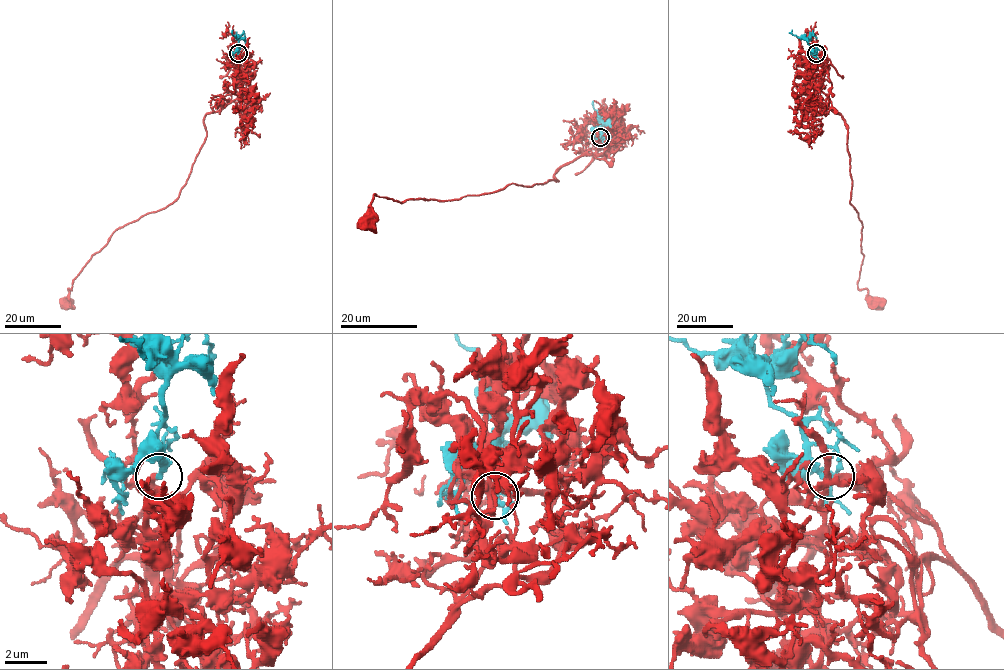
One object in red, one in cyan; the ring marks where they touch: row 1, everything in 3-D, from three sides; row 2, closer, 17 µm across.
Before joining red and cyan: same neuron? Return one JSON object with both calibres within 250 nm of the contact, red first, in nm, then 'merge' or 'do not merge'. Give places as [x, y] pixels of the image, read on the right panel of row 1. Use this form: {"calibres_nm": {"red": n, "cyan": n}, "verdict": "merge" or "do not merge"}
{"calibres_nm": {"red": 200, "cyan": 240}, "verdict": "merge"}

